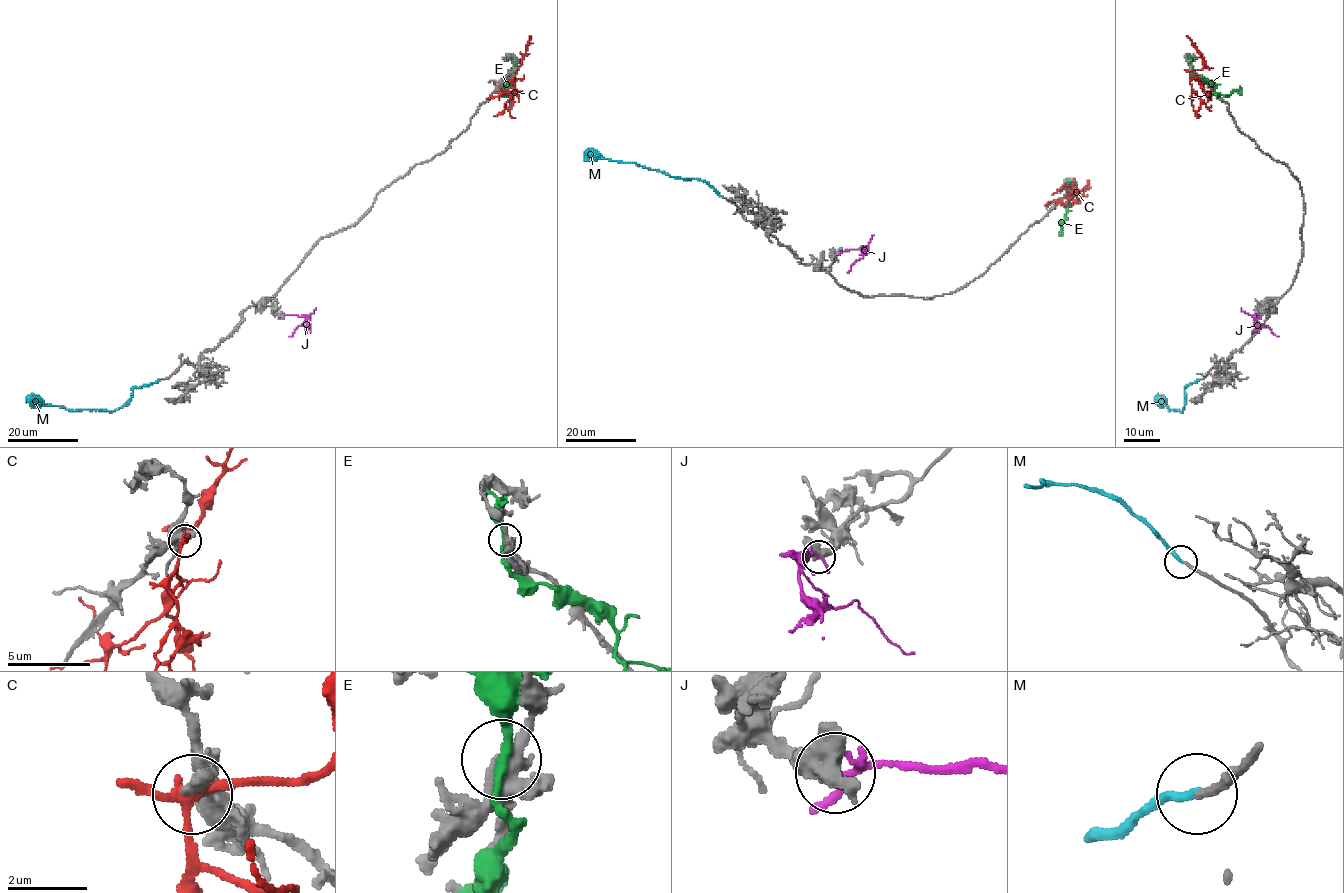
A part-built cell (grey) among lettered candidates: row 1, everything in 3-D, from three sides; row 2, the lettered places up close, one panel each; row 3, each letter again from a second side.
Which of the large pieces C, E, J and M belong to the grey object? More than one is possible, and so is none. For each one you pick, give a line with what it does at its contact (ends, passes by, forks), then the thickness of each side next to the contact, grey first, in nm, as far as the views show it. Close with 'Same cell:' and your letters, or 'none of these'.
M: It ends there. Thickness 200 nm (grey) against 220 nm
Same cell: M

